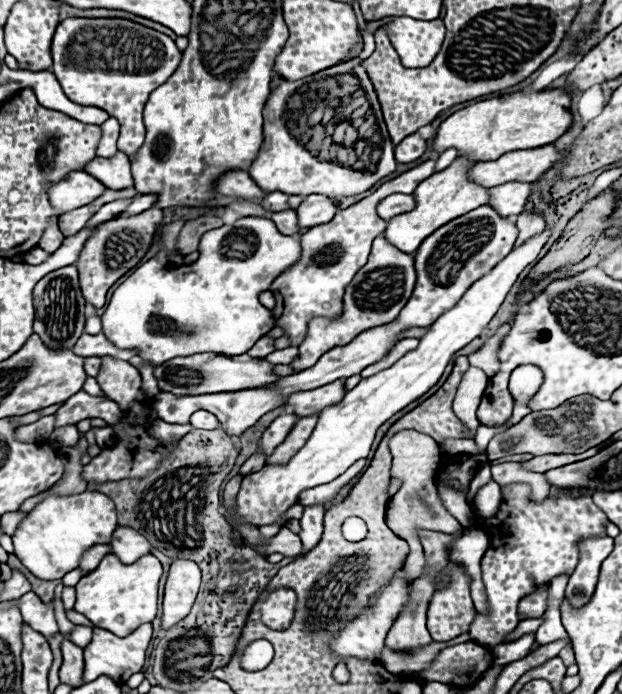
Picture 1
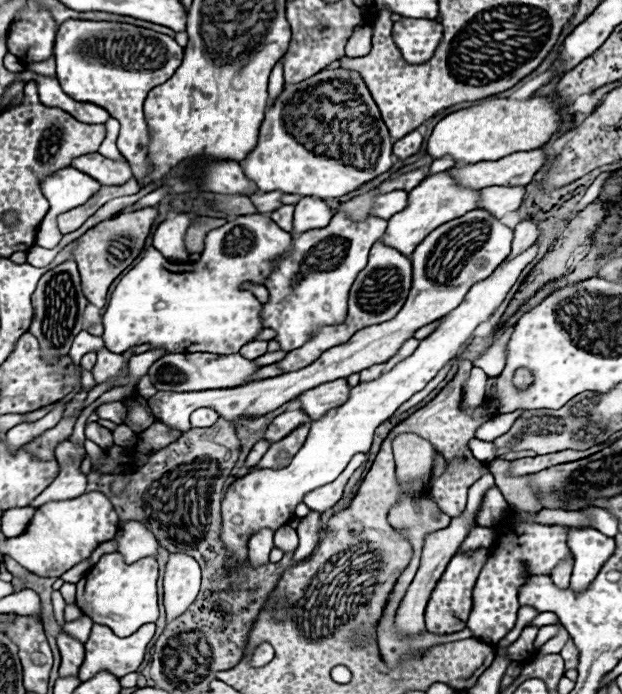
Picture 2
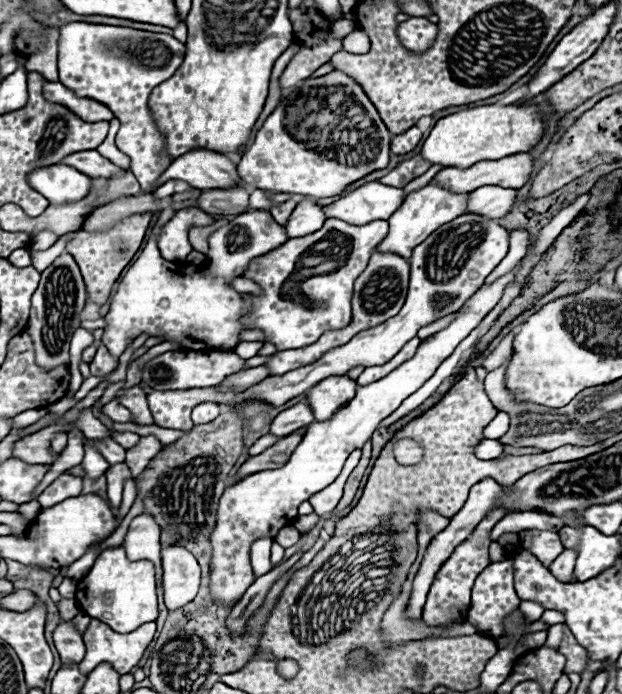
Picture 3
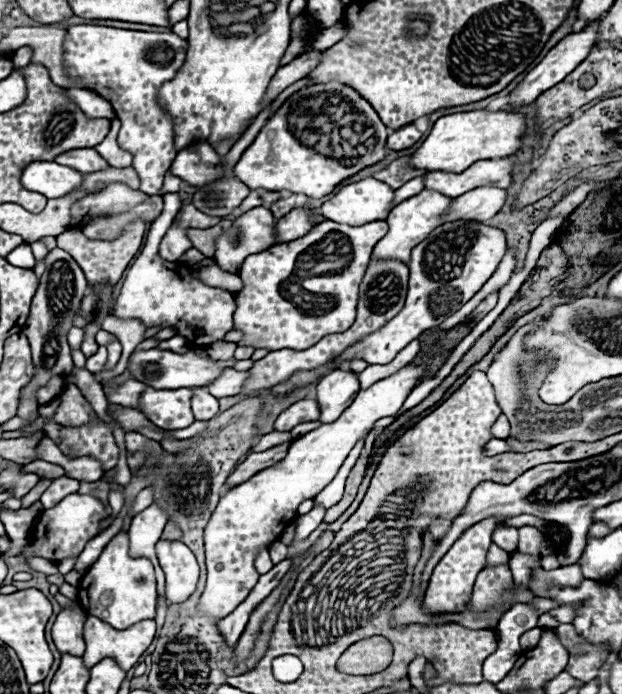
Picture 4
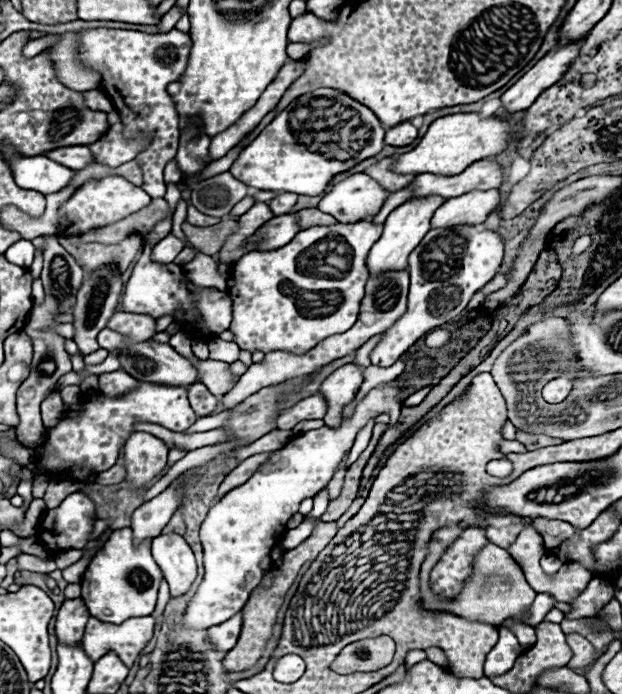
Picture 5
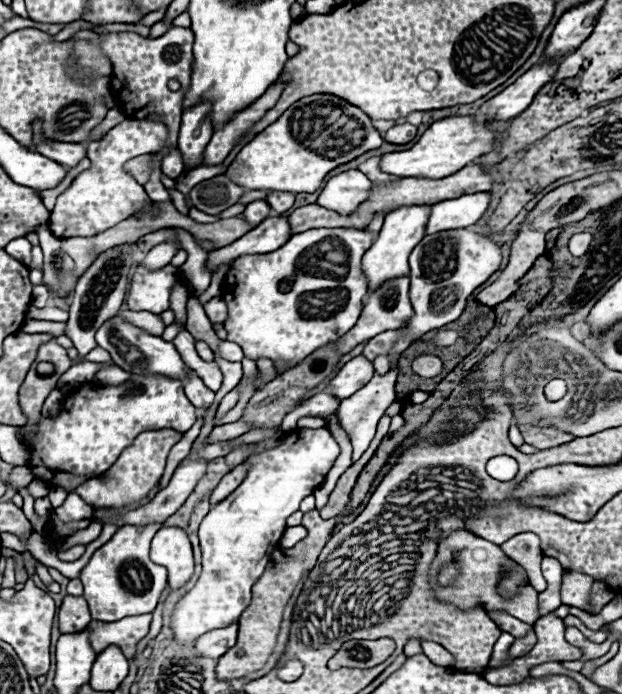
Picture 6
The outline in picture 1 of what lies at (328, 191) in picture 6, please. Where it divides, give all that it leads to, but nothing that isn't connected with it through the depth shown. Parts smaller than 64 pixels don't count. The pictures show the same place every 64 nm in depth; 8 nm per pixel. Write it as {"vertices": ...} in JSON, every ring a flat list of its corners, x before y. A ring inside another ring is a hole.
{"vertices":[[396,192,396,194,390,194,384,200,380,200,380,204,376,206,376,212,382,220,390,220,390,218,402,214,402,212,408,212,412,206,414,206,412,194]]}

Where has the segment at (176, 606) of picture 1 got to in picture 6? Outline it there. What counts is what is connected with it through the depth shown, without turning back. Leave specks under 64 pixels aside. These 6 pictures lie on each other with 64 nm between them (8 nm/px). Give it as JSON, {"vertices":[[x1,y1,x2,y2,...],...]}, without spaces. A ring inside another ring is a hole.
{"vertices":[[178,526,160,528,156,532,152,538,150,558,168,570,170,588,180,588,194,572,192,544,188,540,188,534]]}

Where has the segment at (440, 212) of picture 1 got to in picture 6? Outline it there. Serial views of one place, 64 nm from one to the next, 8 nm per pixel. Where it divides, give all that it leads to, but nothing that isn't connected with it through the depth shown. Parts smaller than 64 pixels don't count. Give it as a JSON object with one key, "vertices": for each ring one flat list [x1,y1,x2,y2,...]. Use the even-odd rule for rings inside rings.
{"vertices":[[406,206,406,208,398,208,390,214,386,214,384,226,382,226,376,242,366,250,366,254,362,258,362,272,368,280,368,292,374,292,388,280,410,274,408,256,410,256,412,248,424,238,426,212,430,212,430,206]]}

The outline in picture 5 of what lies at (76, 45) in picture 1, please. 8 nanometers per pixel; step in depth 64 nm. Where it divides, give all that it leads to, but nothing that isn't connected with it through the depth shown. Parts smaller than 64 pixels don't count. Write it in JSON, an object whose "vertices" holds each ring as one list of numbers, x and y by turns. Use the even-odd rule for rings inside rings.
{"vertices":[[90,28,80,30,80,60,86,66,102,72,102,88,114,102,116,112,122,116,126,124,126,136,134,136,138,132,150,134,152,144,146,152,138,154,138,162,144,170,144,184,152,198,164,198,166,184,162,178,162,170,168,160,176,156,178,150,178,112,174,98,166,92,166,86,174,80,180,80,188,66,190,56,190,34,180,30,170,30,166,34,144,34,136,30,108,30,108,28]]}

